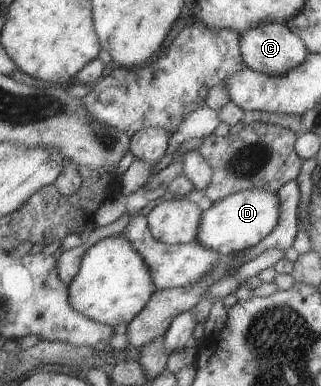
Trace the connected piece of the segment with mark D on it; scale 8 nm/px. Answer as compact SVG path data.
M251 188L229 194L213 204L204 204L201 211L201 222L197 226L194 242L217 252L220 256L241 253L257 245L277 226L279 220L279 196L269 190Z

